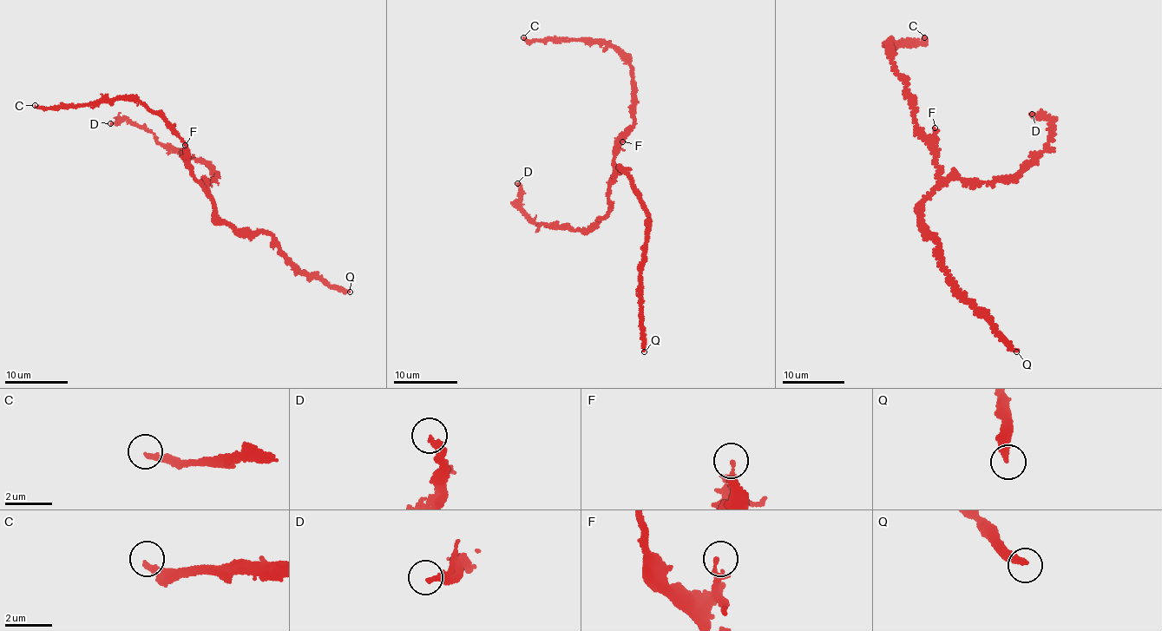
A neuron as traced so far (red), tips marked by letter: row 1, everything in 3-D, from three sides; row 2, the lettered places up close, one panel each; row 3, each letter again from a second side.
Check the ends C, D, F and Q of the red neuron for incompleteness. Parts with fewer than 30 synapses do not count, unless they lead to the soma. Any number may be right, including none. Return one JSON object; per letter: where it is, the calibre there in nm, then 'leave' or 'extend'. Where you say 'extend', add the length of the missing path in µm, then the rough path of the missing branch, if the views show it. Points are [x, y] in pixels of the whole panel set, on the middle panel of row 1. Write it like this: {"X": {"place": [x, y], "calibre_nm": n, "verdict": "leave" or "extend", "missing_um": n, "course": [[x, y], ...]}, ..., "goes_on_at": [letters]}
{"C": {"place": [523, 37], "calibre_nm": 240, "verdict": "extend", "missing_um": 60}, "D": {"place": [517, 183], "calibre_nm": 280, "verdict": "leave"}, "F": {"place": [622, 141], "calibre_nm": 160, "verdict": "leave"}, "Q": {"place": [644, 351], "calibre_nm": 320, "verdict": "leave"}, "goes_on_at": ["C"]}

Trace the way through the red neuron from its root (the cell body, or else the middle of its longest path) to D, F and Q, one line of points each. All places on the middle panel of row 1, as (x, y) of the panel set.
D: (615, 164), (613, 181), (607, 191), (609, 211), (582, 230), (531, 221), (521, 207), (517, 183)
F: (615, 164), (615, 146), (622, 141)
Q: (615, 164), (620, 174), (623, 169), (629, 173), (649, 222), (646, 224), (644, 259), (639, 282), (644, 351)

